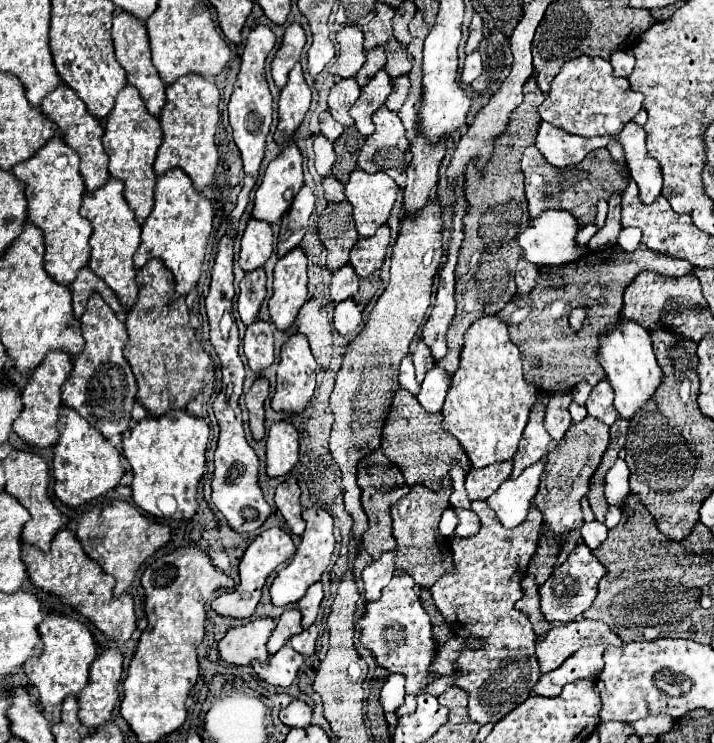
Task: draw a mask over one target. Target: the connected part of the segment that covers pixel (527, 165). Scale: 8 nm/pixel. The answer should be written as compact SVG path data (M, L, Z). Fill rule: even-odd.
M529 146L523 152L521 168L525 174L525 196L527 196L531 218L539 216L547 208L561 208L571 212L577 218L577 222L585 226L591 220L595 220L597 202L601 198L609 200L613 192L627 188L627 174L619 170L619 166L611 160L605 148L587 154L579 164L571 164L567 168L555 168L547 164L543 154L535 146Z

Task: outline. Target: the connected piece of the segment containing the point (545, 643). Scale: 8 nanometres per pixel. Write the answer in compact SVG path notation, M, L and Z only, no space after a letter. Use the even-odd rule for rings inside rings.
M581 618L553 626L543 638L537 640L537 660L541 672L545 674L559 668L575 650L595 644L623 646L619 636L613 634L603 622Z

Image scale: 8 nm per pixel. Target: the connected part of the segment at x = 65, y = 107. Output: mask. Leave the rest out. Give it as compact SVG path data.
M59 84L55 90L51 90L43 98L41 112L59 126L59 130L63 132L67 144L79 154L79 158L81 158L81 176L85 180L85 188L87 190L95 190L95 188L103 186L103 180L109 178L109 172L107 172L109 158L107 158L105 148L101 144L101 138L103 138L103 124L101 124L101 120L87 112L85 102L67 84Z

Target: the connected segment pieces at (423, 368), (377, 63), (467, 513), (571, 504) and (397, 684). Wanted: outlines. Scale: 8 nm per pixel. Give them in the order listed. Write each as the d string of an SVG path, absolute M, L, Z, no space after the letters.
M415 340L417 346L415 350L411 352L411 358L413 358L413 364L415 364L415 374L417 374L417 382L421 384L425 374L435 366L435 360L431 356L431 350L427 348L427 344L423 344L423 340Z
M377 46L373 50L367 52L367 62L363 64L363 68L357 72L355 80L361 84L361 88L375 76L375 72L379 72L385 66L385 50L383 46Z
M455 508L455 514L459 518L459 524L455 528L455 536L475 536L479 532L479 518L471 510Z
M587 416L579 424L571 424L561 442L547 454L547 466L541 474L539 492L535 494L535 506L543 514L543 530L551 530L555 540L565 540L571 530L581 526L581 498L589 490L589 480L597 470L601 456L609 444L609 426L597 418Z
M397 672L389 674L383 688L381 688L381 704L385 708L385 714L395 712L403 704L403 696L405 696L405 680L403 680L403 676L399 676Z

